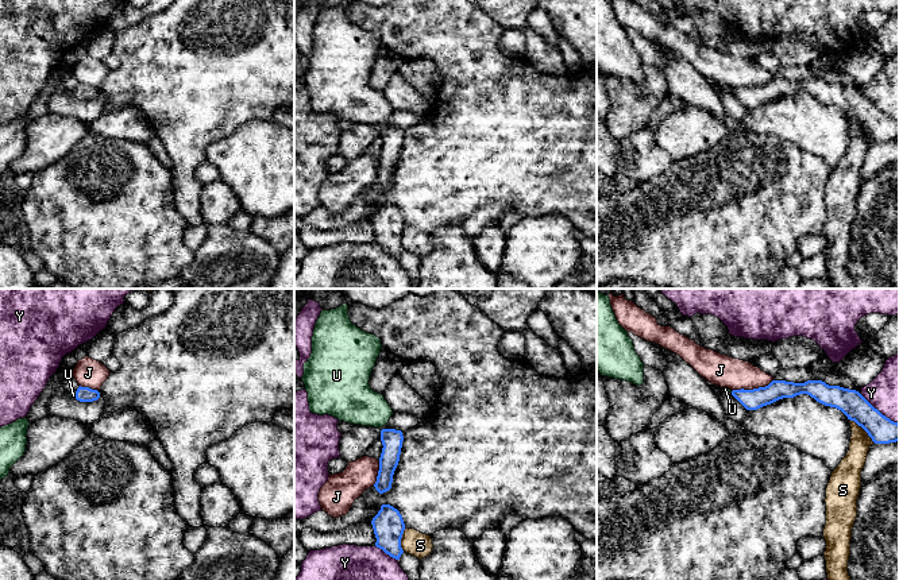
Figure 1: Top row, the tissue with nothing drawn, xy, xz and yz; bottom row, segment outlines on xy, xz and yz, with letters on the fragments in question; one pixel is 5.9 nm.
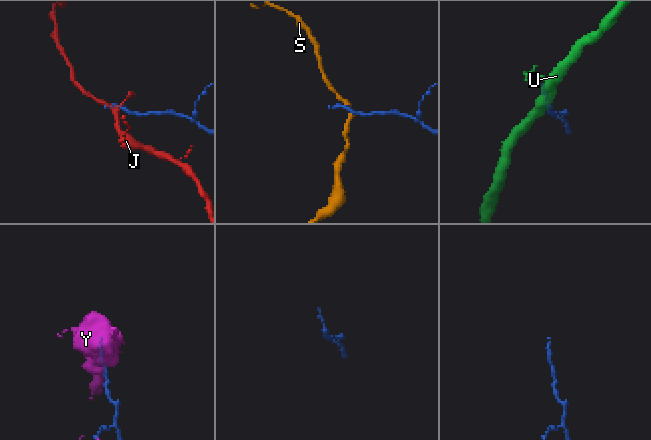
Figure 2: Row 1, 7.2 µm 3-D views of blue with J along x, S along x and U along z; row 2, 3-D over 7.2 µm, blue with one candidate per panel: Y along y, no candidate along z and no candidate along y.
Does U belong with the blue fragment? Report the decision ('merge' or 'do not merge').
merge

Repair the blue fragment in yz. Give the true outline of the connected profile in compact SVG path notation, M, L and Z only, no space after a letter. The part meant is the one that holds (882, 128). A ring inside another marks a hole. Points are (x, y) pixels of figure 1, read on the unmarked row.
M772 78L765 85L733 88L732 93L746 107L757 108L783 96L807 92L817 100L841 108L848 117L861 124L875 142L899 139L899 121L875 107L859 89L829 84L822 78L794 81Z

